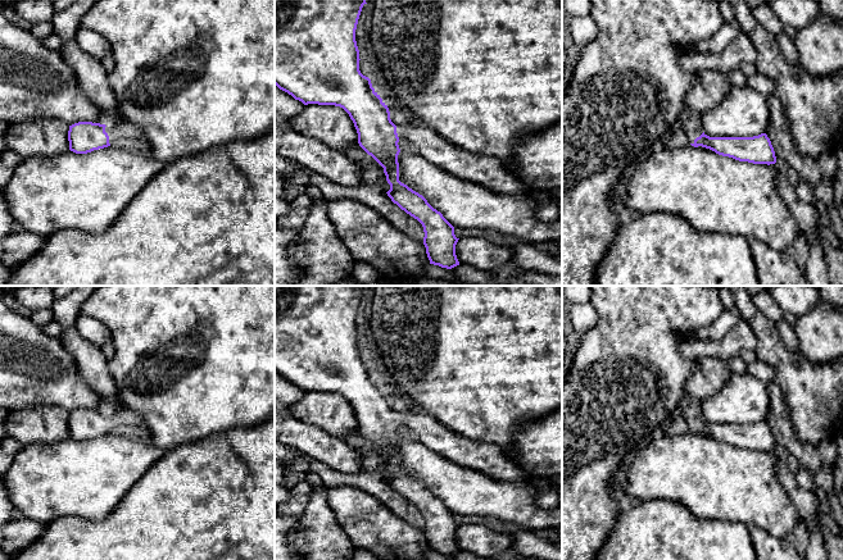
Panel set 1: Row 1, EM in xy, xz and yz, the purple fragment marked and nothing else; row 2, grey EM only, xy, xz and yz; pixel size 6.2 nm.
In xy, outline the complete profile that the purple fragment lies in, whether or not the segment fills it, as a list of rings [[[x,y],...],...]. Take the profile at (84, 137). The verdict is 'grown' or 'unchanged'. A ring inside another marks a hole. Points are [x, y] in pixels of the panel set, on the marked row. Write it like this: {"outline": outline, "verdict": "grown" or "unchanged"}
{"outline": [[[113,120],[108,126],[92,122],[78,122],[69,126],[69,150],[87,154],[108,146],[128,145],[146,151],[141,131],[122,120]]], "verdict": "grown"}

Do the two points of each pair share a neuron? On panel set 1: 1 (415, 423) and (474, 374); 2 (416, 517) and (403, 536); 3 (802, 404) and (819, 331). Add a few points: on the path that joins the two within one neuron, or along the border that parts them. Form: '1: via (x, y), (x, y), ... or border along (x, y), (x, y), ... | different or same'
1: border along (420, 409), (452, 431) | different
2: border along (386, 506), (409, 524), (422, 529) | different
3: border along (797, 350), (811, 362), (829, 363) | different

